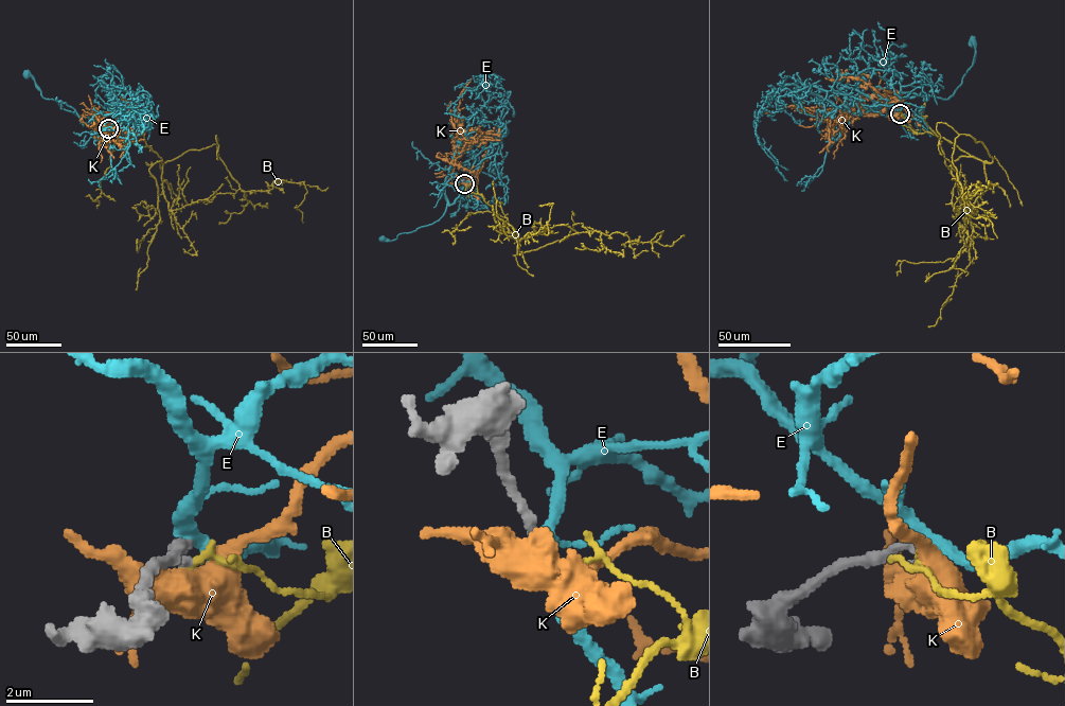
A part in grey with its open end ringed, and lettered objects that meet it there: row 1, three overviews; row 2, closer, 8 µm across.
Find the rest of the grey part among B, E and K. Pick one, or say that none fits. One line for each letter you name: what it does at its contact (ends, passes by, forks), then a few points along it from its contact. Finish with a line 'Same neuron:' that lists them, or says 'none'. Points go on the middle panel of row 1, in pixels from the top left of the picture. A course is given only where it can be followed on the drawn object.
Same neuron: none

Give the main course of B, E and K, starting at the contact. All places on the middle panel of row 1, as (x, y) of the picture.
B: (464, 183), (507, 218), (520, 253), (581, 223), (629, 243), (656, 242), (663, 230), (651, 241), (659, 258)
E: (464, 183), (460, 176), (448, 176), (444, 191), (446, 206), (439, 219), (400, 233), (392, 241), (383, 239)
K: (464, 183), (477, 177), (448, 179), (463, 138), (460, 94), (471, 78)

